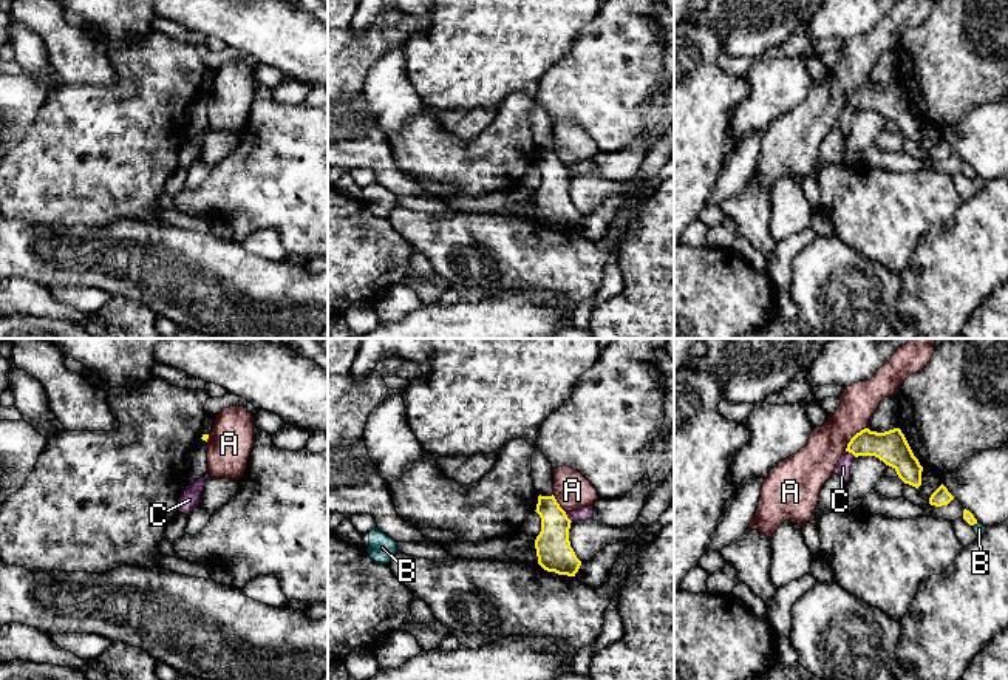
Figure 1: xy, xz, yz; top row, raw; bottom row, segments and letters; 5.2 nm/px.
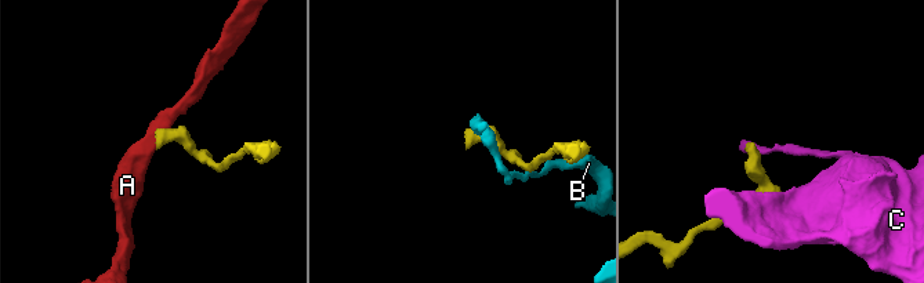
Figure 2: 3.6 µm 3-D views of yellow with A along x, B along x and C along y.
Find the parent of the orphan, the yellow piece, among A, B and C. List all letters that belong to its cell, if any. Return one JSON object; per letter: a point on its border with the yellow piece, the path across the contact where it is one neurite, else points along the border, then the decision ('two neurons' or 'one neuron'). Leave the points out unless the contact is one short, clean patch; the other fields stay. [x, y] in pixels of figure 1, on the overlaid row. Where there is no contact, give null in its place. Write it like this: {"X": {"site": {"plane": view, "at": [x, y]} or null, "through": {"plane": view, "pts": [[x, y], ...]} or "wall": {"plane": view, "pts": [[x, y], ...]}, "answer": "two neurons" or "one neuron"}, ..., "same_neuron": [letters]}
{"A": {"site": {"plane": "yz", "at": [852, 438]}, "wall": {"plane": "yz", "pts": [[864, 427], [851, 439], [844, 450]]}, "answer": "two neurons"}, "B": {"site": {"plane": "yz", "at": [974, 523]}, "wall": {"plane": "yz", "pts": [[977, 523], [973, 526]]}, "answer": "two neurons"}, "C": {"site": {"plane": "xz", "at": [566, 516]}, "wall": {"plane": "xz", "pts": [[565, 512], [571, 521]]}, "answer": "two neurons"}, "same_neuron": []}

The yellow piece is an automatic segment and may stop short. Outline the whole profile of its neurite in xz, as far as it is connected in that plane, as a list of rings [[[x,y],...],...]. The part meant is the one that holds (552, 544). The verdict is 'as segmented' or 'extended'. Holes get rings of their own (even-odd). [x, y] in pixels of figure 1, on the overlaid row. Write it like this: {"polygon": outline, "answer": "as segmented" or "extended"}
{"polygon": [[[535,444],[532,454],[532,481],[538,491],[536,513],[541,532],[535,539],[538,564],[558,575],[575,576],[581,561],[569,541],[570,519],[553,496],[553,467]]], "answer": "extended"}

